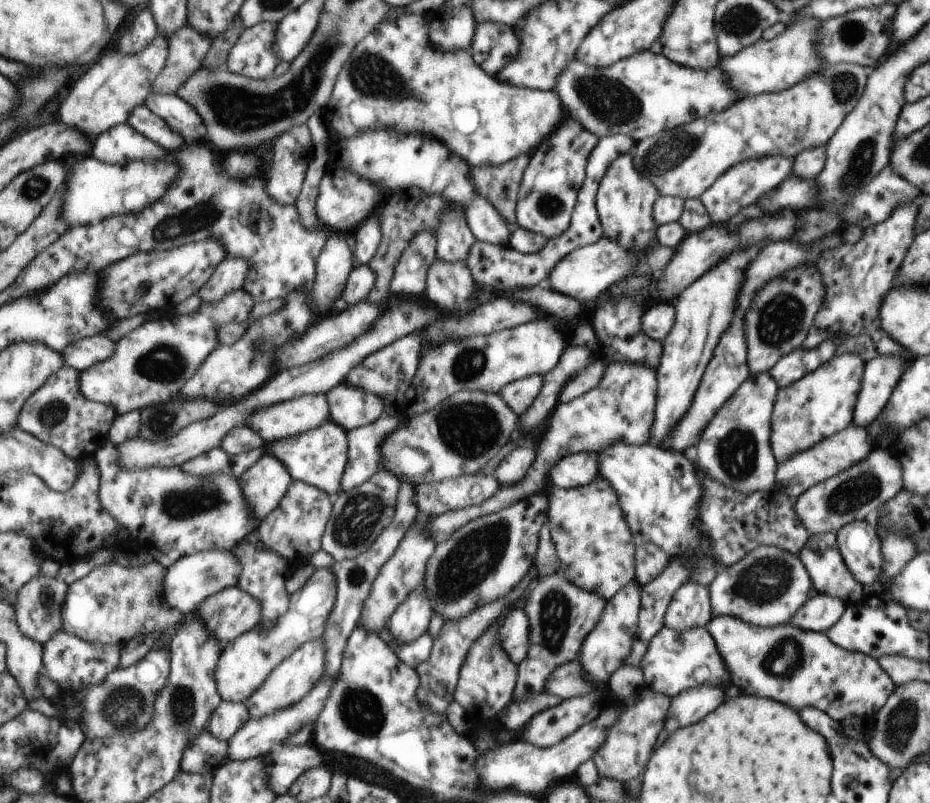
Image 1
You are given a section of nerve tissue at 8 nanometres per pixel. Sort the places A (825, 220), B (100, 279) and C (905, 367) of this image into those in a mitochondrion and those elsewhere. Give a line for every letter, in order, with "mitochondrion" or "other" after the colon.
A: mitochondrion
B: other
C: other

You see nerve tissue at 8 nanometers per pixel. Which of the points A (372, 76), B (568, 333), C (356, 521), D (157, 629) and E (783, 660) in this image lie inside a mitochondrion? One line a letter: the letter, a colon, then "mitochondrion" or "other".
A: mitochondrion
B: other
C: mitochondrion
D: other
E: mitochondrion

